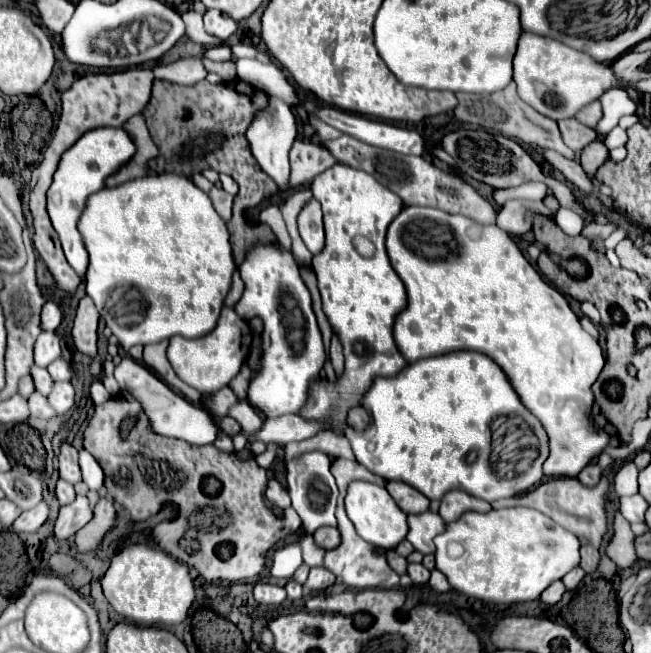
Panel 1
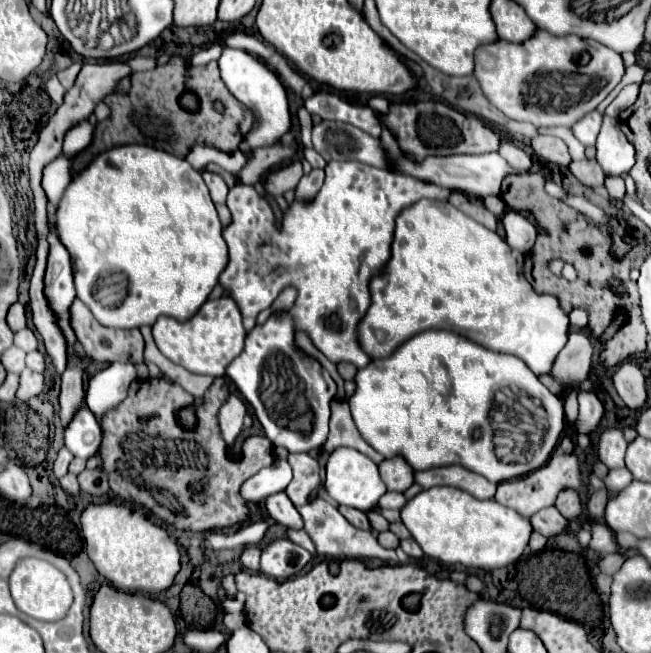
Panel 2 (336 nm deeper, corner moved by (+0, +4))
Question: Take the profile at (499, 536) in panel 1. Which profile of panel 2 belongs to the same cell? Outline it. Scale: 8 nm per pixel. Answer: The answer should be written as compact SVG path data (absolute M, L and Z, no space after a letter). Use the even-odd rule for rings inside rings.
M431 487L417 493L401 509L401 521L409 529L413 539L421 545L425 555L445 563L453 563L453 565L461 563L465 567L477 567L477 569L497 569L519 561L529 543L529 535L533 529L525 517L521 517L513 509L499 505L495 499L479 501L479 499L473 499L467 491L455 489L455 487Z

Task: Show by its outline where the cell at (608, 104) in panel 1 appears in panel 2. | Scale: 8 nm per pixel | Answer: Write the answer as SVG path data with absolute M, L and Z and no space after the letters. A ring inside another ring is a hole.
M591 111L589 115L585 115L583 119L579 119L571 131L573 135L585 145L585 147L593 147L595 141L597 141L597 135L599 135L599 127L601 127L601 113L597 111Z

